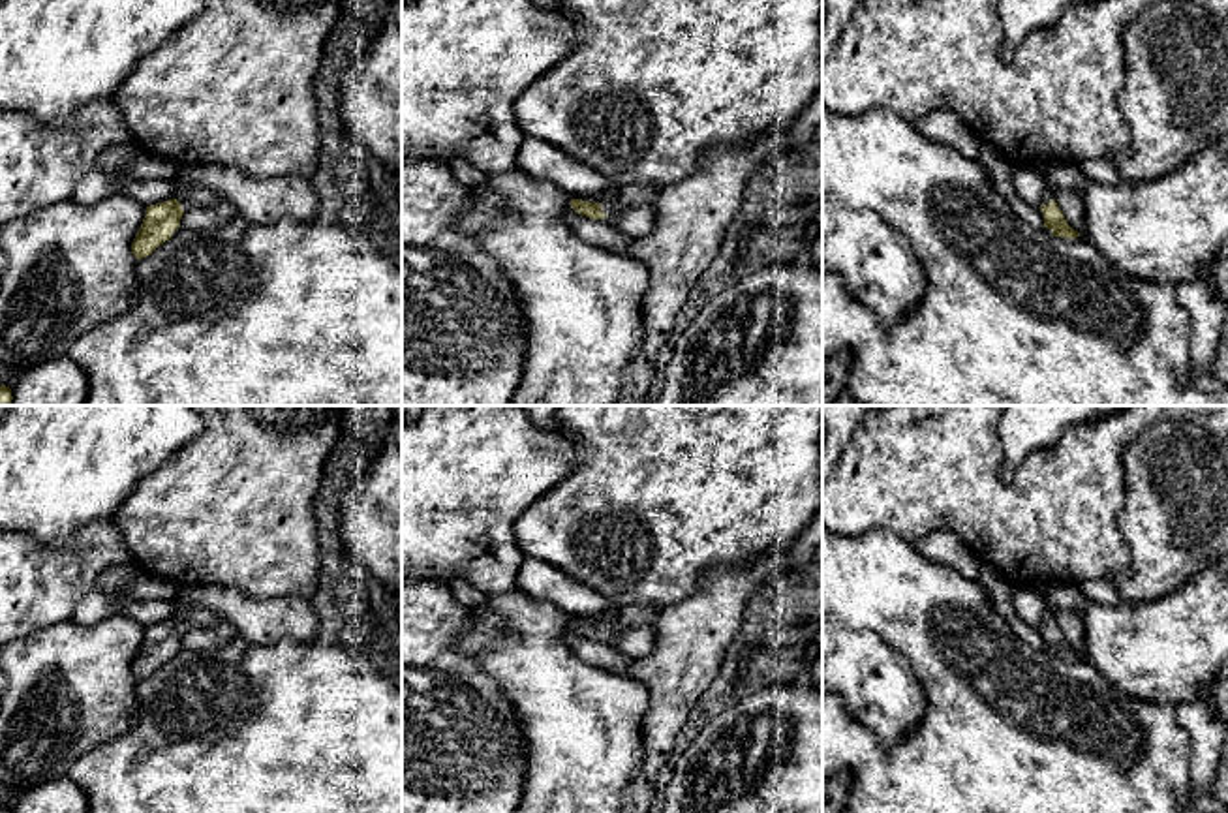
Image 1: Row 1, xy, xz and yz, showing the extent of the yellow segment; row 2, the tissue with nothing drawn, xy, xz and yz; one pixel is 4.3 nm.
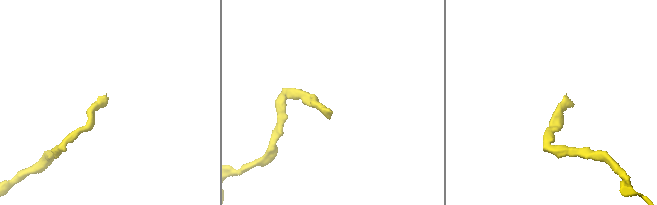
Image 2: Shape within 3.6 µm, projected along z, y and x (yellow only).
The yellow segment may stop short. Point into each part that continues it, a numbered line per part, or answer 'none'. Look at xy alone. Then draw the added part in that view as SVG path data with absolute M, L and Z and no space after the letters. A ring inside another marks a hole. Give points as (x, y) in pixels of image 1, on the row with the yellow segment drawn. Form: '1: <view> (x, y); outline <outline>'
1: xy (198, 198); outline M192 188L177 195L177 201L184 212L190 208L218 207L223 201L216 190L208 188Z

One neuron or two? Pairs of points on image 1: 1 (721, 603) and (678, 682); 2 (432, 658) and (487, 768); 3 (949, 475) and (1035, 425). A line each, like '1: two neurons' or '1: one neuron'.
1: one neuron
2: one neuron
3: two neurons

